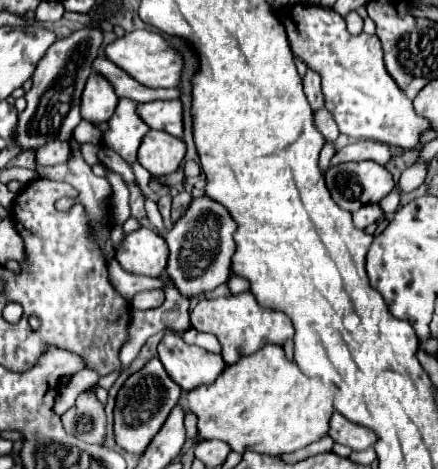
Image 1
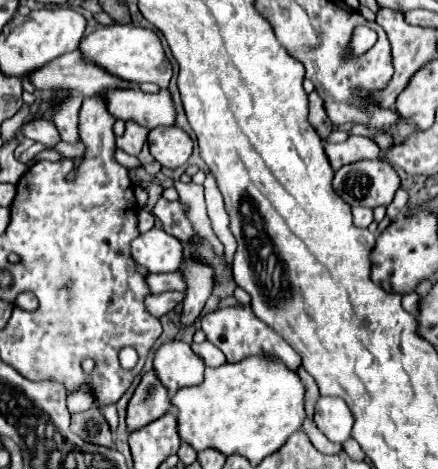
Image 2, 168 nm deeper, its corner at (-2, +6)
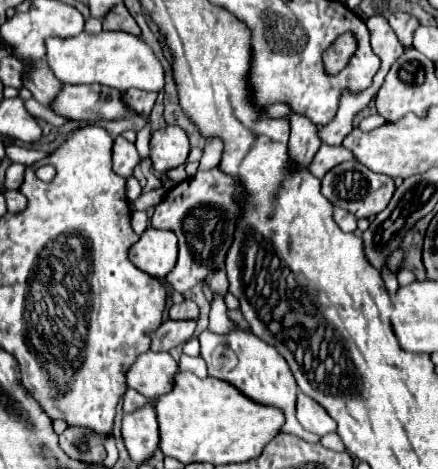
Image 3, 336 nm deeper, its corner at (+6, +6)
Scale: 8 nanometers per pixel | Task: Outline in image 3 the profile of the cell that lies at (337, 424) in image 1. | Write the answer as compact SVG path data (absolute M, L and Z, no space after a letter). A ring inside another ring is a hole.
M298 393L296 417L306 431L312 431L320 437L336 431L336 421L332 421L332 417L328 417L328 413L324 413L324 409L320 409L320 405L316 405L316 401L304 393Z

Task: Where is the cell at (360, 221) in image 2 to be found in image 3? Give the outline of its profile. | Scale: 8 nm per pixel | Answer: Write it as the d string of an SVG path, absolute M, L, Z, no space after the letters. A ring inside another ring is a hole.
M334 209L334 221L342 231L354 231L356 219L350 213L344 213L344 209Z

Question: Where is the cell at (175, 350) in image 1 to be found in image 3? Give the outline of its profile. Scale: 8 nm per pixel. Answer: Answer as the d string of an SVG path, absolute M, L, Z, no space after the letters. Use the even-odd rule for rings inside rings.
M146 351L136 357L132 367L126 371L126 385L136 389L148 399L156 399L172 387L172 373L176 373L178 363L170 353Z

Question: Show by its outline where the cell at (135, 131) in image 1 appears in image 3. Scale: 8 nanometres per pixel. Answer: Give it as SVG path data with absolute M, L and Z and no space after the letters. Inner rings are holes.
M118 135L118 139L114 141L114 153L112 153L114 173L128 179L128 177L132 177L132 171L138 165L138 161L140 161L140 157L138 157L134 143L130 143L122 135Z

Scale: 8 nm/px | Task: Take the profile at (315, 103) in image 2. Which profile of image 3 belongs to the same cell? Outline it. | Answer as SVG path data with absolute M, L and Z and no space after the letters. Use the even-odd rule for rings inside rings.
M290 115L290 141L288 141L288 157L296 167L308 167L316 149L320 147L320 139L316 137L318 129L312 121L300 115Z

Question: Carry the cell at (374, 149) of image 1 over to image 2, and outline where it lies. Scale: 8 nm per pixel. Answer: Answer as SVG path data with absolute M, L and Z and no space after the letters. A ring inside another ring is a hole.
M350 135L344 143L338 145L326 145L326 155L330 159L330 165L334 171L338 171L342 165L360 161L360 159L378 159L380 157L380 147L376 141L360 135Z

